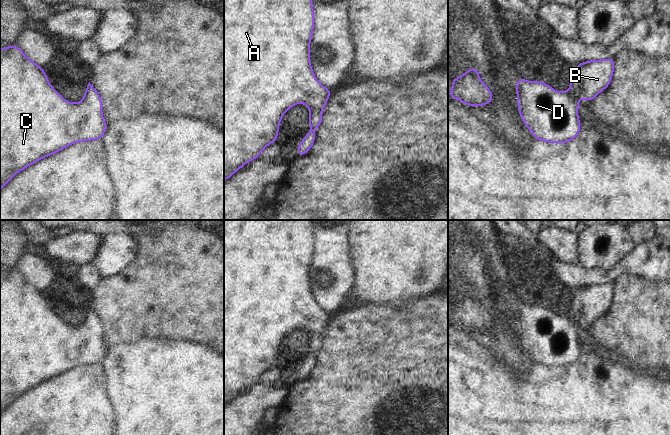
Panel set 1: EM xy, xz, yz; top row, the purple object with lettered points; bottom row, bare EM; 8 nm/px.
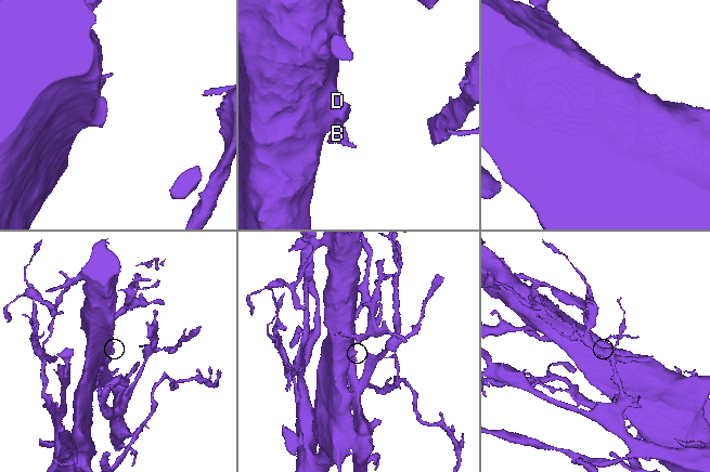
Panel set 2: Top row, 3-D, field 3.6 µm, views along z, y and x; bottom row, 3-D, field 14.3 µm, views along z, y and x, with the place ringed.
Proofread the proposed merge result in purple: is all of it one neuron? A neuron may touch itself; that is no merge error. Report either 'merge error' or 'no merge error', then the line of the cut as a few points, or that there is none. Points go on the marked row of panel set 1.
no merge error | no cut

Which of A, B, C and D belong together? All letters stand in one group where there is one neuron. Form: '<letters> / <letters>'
A B C D

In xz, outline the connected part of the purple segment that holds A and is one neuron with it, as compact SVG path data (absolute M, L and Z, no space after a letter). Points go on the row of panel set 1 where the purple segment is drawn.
M224 0L224 181L277 140L284 113L297 103L309 107L310 132L297 148L302 157L312 147L314 131L332 94L315 77L310 64L310 40L314 29L312 0Z

